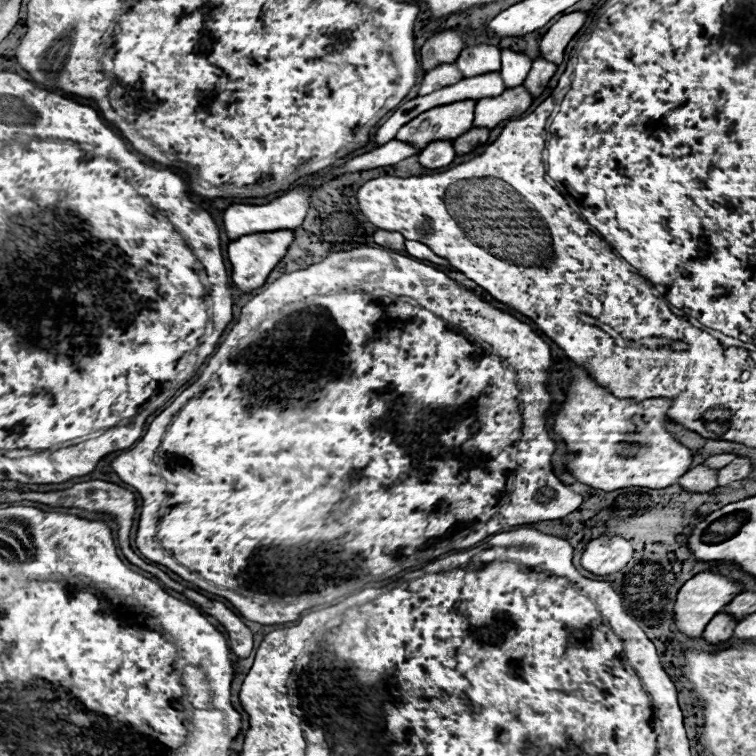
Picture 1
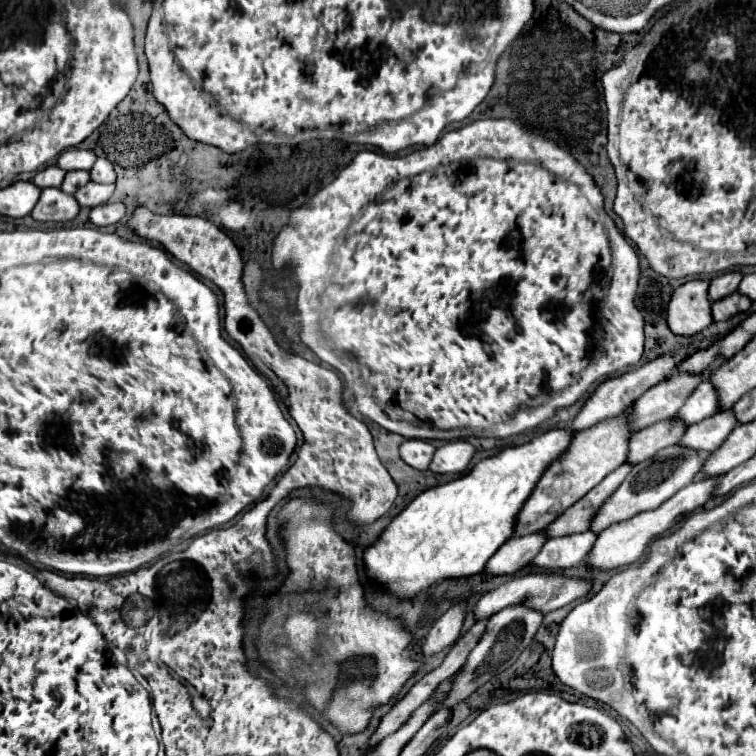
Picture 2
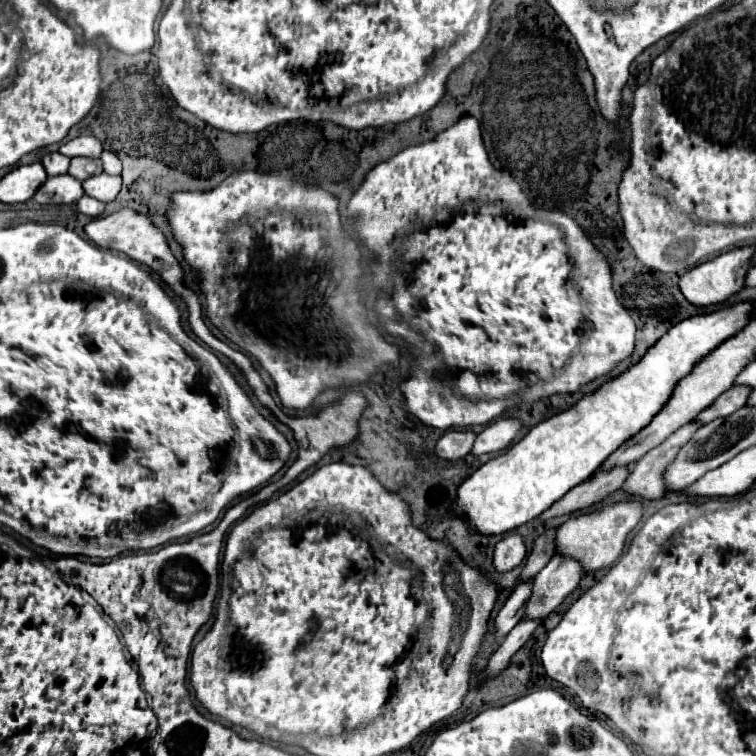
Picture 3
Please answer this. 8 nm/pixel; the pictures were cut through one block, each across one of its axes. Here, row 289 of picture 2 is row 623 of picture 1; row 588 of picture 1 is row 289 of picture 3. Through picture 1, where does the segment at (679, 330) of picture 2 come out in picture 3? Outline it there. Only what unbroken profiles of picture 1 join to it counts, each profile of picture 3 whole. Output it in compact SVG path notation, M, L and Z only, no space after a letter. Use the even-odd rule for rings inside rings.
M742 246L742 248L734 248L726 254L720 254L696 268L690 268L678 282L680 292L684 294L684 298L696 306L696 308L706 308L712 304L722 304L724 300L728 300L732 294L740 292L744 286L744 278L746 272L750 270L750 258L754 254L754 246Z

